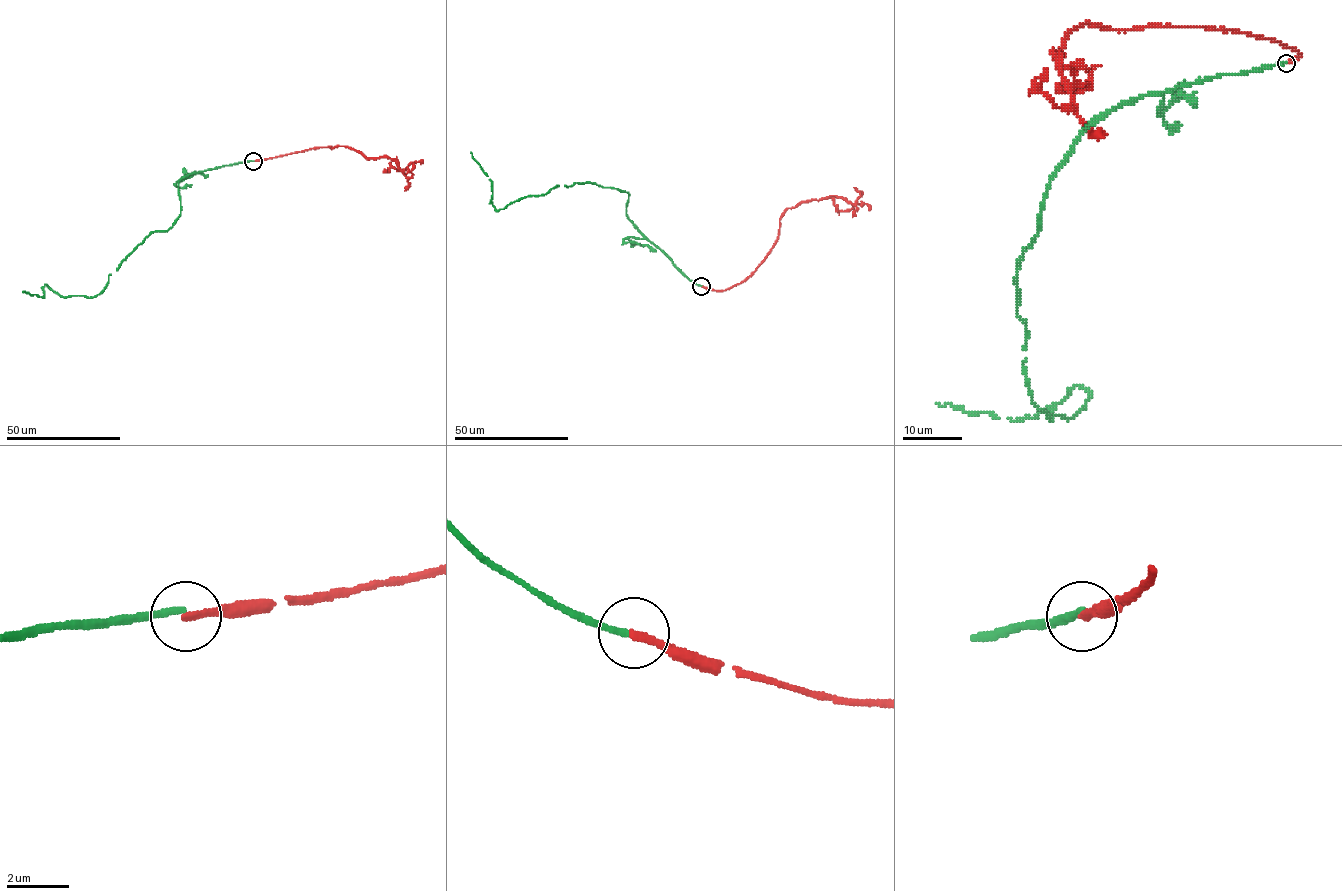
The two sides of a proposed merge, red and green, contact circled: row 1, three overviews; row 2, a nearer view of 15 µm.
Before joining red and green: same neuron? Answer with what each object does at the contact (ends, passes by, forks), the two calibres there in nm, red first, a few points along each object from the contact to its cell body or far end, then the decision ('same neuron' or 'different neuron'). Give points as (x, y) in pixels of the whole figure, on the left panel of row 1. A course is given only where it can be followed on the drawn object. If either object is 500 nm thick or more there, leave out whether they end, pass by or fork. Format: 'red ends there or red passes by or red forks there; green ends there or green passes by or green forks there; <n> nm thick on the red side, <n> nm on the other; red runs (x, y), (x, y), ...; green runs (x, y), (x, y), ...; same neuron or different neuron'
red ends there; green ends there; 200 nm thick on the red side, 200 nm on the other; red runs (253, 161), (339, 146), (359, 151), (366, 158), (389, 157), (402, 171), (405, 170), (383, 171); green runs (253, 160), (182, 178), (178, 218), (147, 236), (97, 296), (62, 297), (46, 285), (44, 298), (22, 291); different neuron

